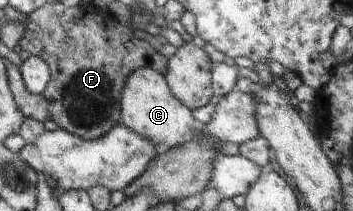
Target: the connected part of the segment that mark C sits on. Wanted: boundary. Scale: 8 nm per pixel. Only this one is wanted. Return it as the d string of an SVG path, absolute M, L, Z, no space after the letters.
M142 67L127 75L121 96L121 122L137 135L147 137L156 148L173 149L202 127L203 123L196 120L191 112L175 99L164 75L158 71Z

